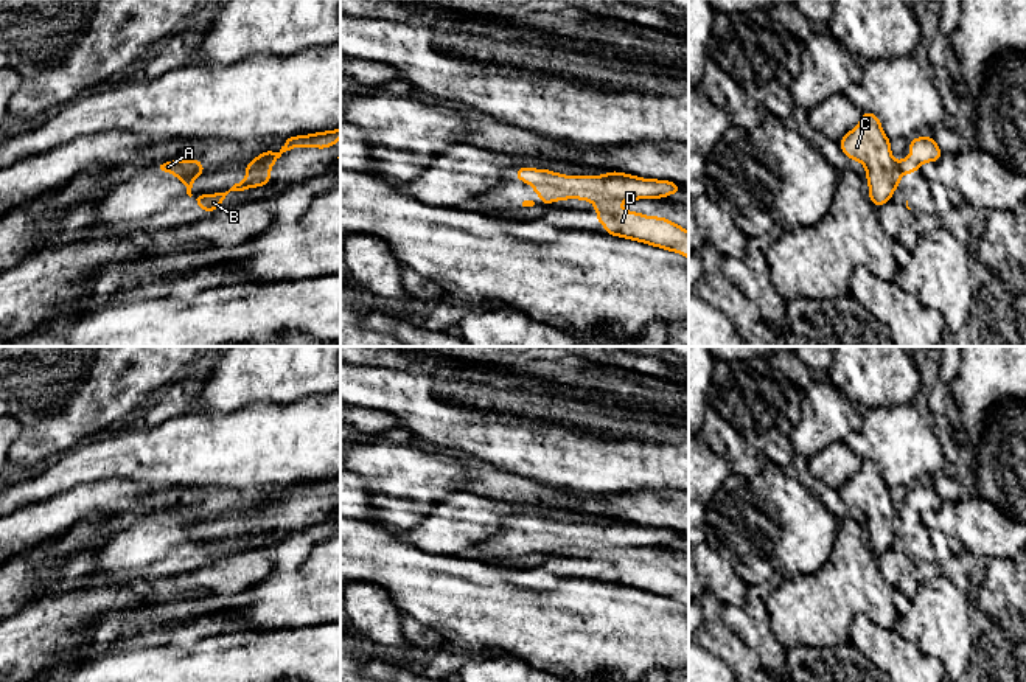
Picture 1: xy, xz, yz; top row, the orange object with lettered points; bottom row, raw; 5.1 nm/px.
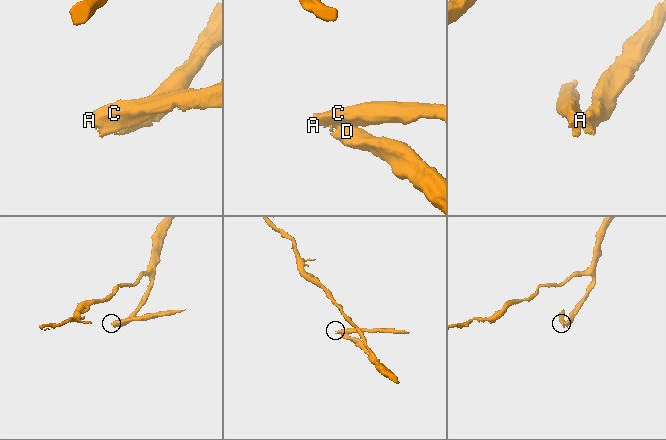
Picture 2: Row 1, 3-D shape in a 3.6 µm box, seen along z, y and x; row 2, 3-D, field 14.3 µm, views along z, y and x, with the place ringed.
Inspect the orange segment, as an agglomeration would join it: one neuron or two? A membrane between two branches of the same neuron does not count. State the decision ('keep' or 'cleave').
cleave

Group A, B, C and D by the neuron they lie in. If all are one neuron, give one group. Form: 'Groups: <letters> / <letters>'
Groups: A B C / D

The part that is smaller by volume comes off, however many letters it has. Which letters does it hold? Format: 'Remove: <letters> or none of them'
Remove: A, B, C

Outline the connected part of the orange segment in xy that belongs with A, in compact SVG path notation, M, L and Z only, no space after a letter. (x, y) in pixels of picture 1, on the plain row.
M201 505L193 506L193 508L171 508L165 511L157 511L155 513L157 520L173 520L176 527L180 528L182 533L187 534L187 542L194 548L194 552L199 553L205 559L205 562L211 561L213 558L219 556L224 552L225 544L230 539L244 539L249 536L258 536L253 533L247 533L244 536L232 534L225 541L215 541L215 542L201 542L201 544L193 544L191 536L194 533L194 528L205 522L205 516L202 514Z

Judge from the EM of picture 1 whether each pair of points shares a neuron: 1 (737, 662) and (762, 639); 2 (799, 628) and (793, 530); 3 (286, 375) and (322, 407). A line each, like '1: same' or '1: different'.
1: different
2: different
3: different

